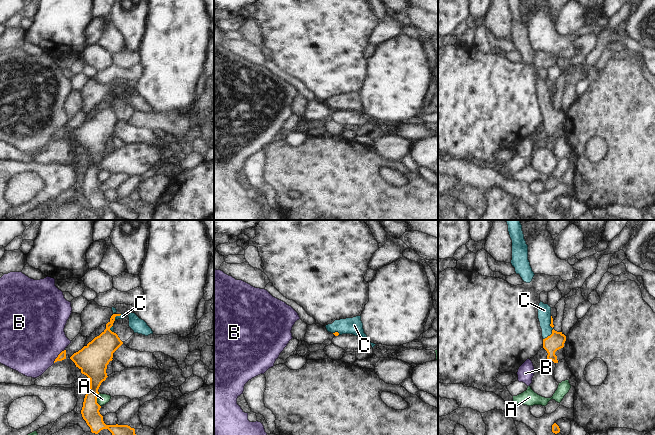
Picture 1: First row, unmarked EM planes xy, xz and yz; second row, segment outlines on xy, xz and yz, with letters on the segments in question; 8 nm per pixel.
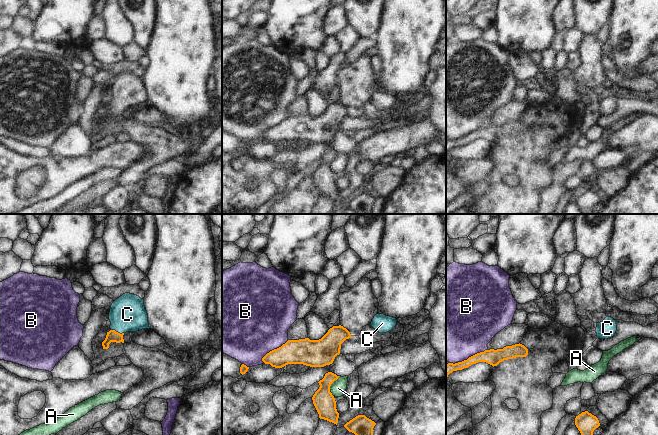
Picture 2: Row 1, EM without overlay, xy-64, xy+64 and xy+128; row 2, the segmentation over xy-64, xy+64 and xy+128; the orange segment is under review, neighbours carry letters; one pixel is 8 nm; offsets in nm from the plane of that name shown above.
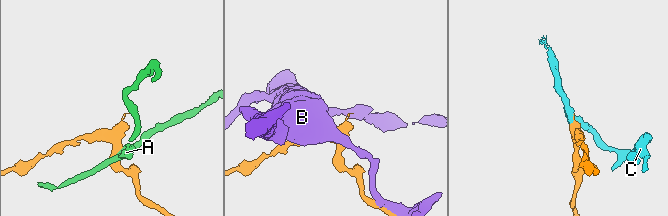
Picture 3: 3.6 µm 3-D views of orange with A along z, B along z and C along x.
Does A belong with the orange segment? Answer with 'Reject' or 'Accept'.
Reject

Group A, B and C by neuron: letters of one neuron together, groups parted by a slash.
A / B / C

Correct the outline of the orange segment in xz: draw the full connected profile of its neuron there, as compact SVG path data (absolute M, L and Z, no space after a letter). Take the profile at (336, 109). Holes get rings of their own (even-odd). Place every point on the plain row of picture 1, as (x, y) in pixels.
M361 92L335 96L332 100L328 100L325 103L328 108L333 109L335 112L353 110L367 115L367 111L364 109Z

